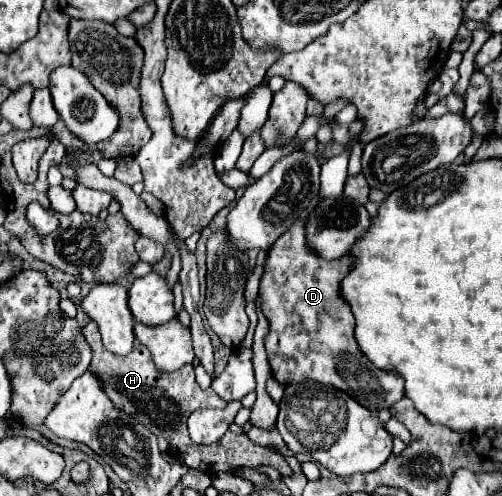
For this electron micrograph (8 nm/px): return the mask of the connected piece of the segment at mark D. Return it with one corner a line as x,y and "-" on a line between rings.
305,221
293,223
293,227
269,247
261,277
261,309
271,325
265,349
273,377
279,383
313,379
321,385
333,385
345,391
369,411
379,413
381,409
391,409
393,403
405,397
403,379
373,367
353,337
355,319
349,305
339,295
339,283
349,269
349,255
325,261
309,251
305,245

